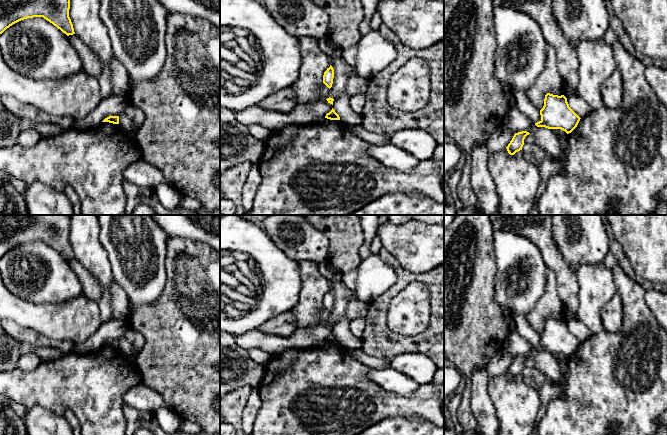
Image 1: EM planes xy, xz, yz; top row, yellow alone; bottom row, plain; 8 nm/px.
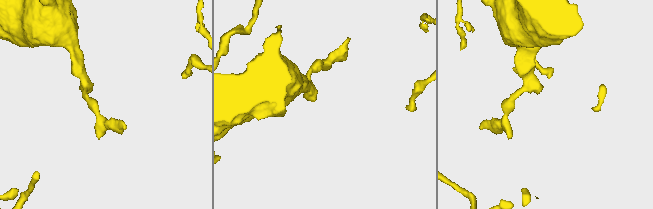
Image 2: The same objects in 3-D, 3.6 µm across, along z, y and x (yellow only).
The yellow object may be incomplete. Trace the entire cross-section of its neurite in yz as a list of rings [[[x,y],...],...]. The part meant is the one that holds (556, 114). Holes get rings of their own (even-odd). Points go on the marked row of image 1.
[[[547,93],[544,106],[540,110],[541,120],[535,125],[548,129],[561,129],[567,134],[578,125],[580,117],[569,107],[564,95],[558,96]]]

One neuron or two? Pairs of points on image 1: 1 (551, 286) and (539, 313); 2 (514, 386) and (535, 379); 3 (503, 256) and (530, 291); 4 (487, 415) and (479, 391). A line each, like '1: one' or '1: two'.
1: one
2: two
3: one
4: one

